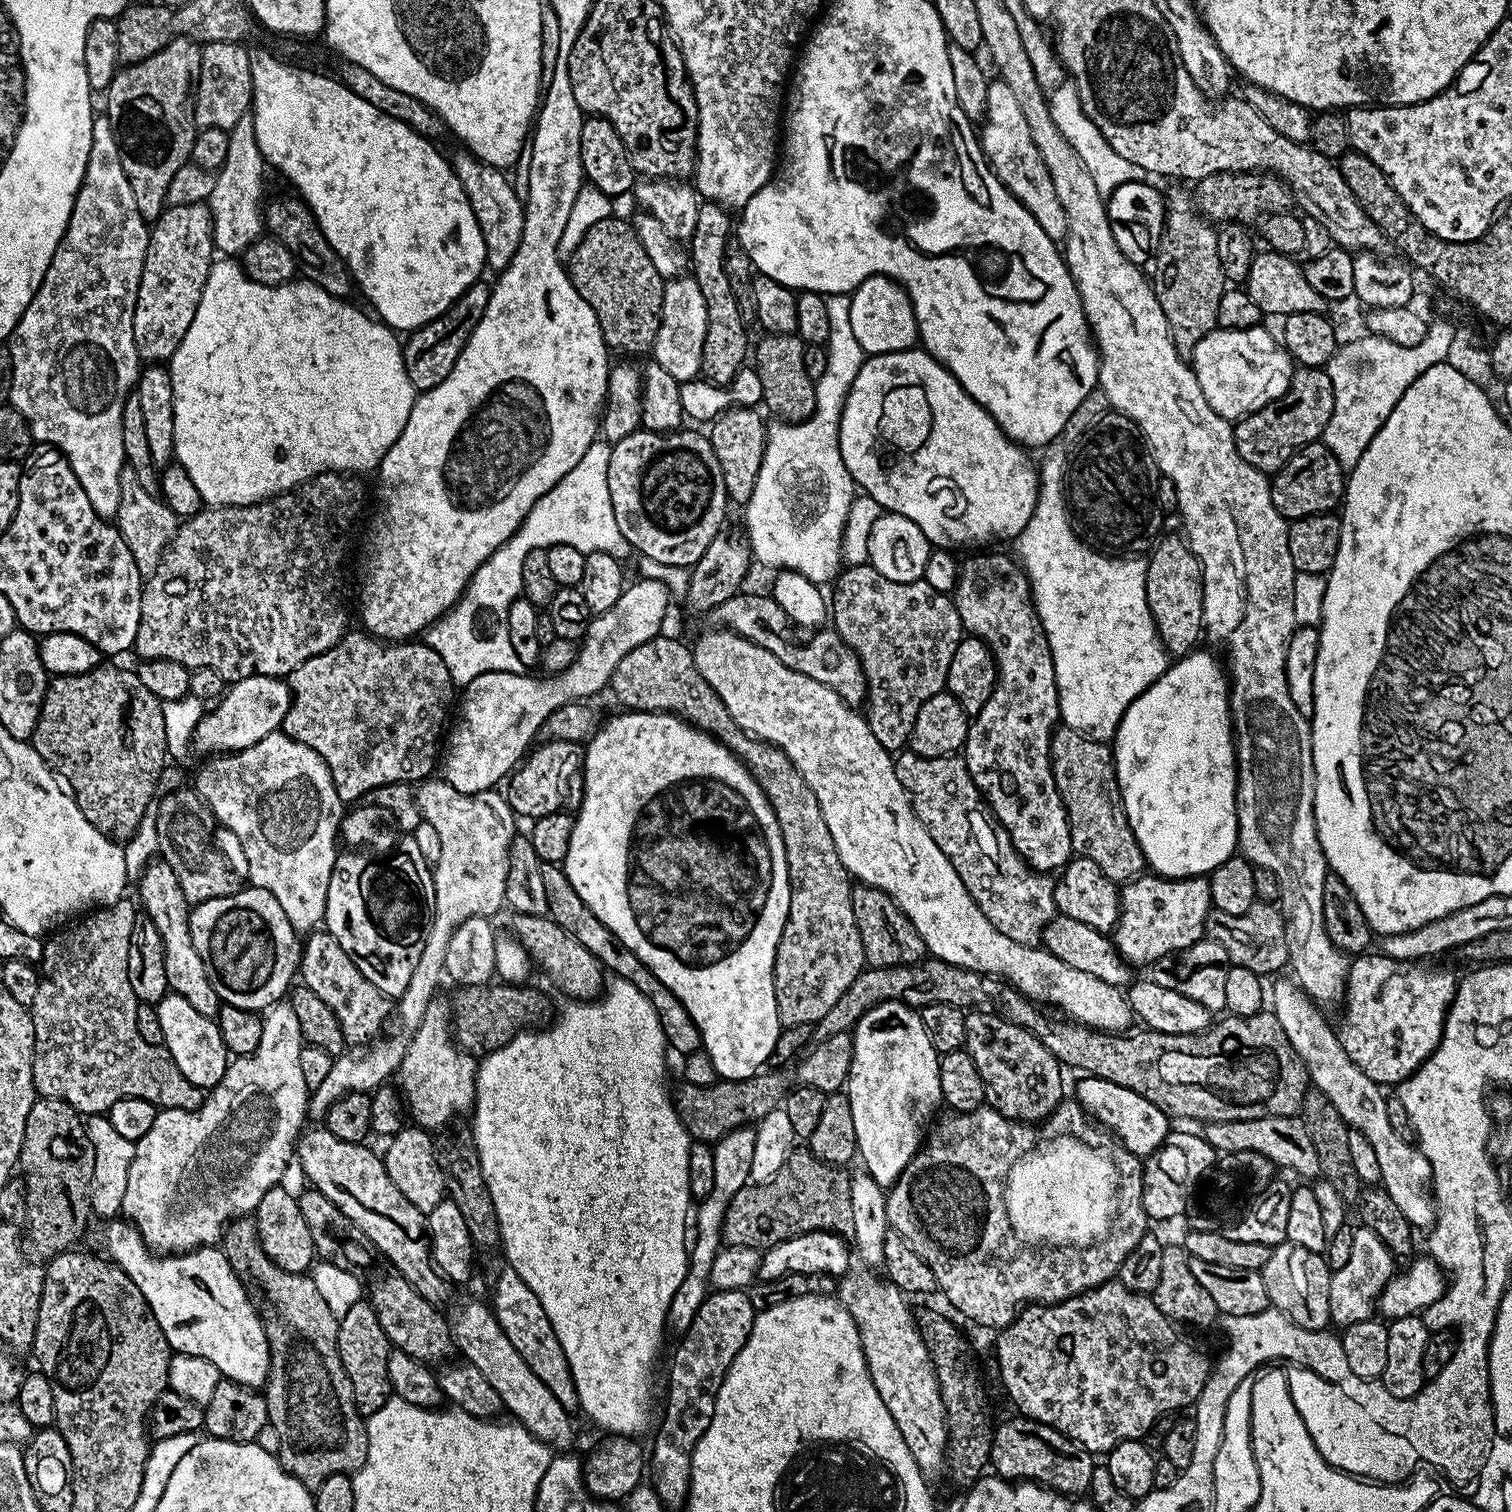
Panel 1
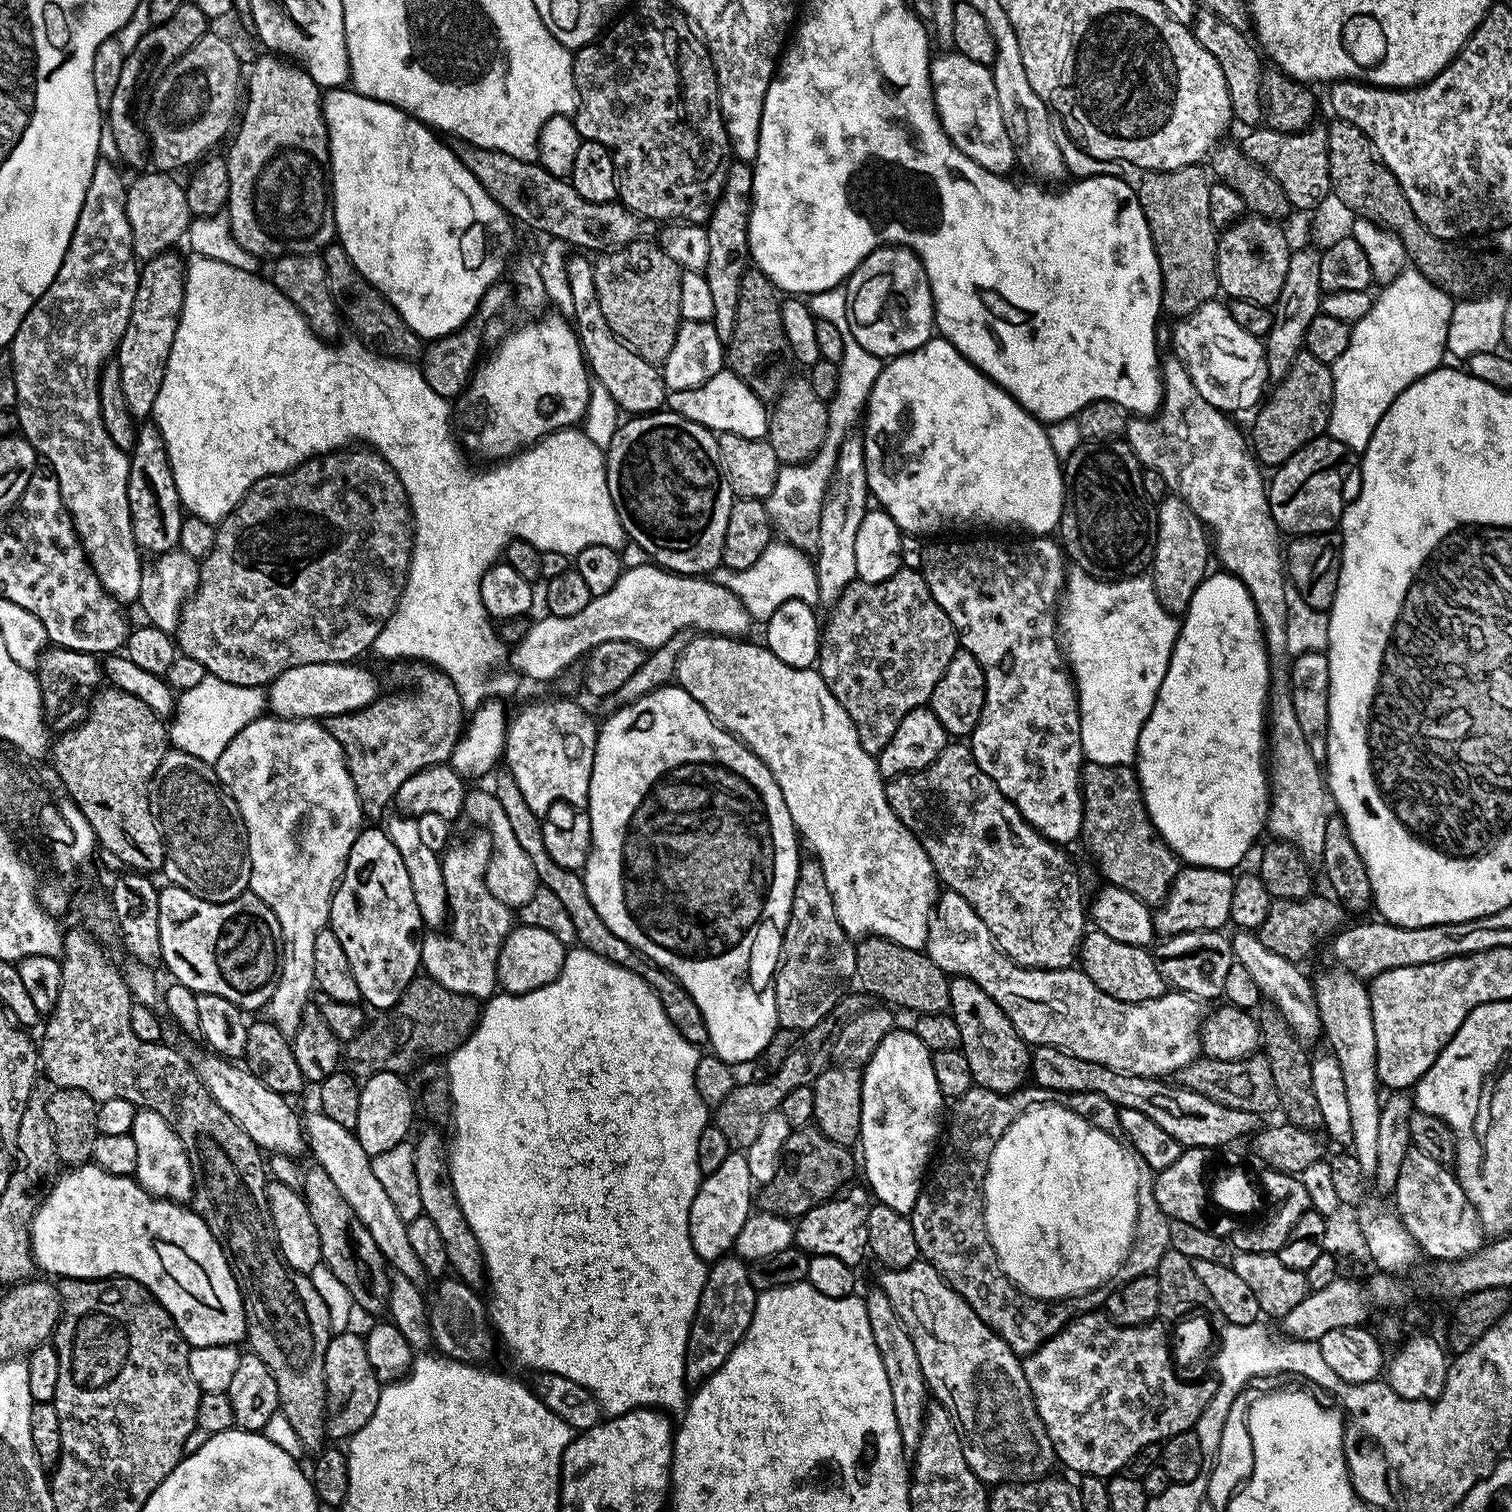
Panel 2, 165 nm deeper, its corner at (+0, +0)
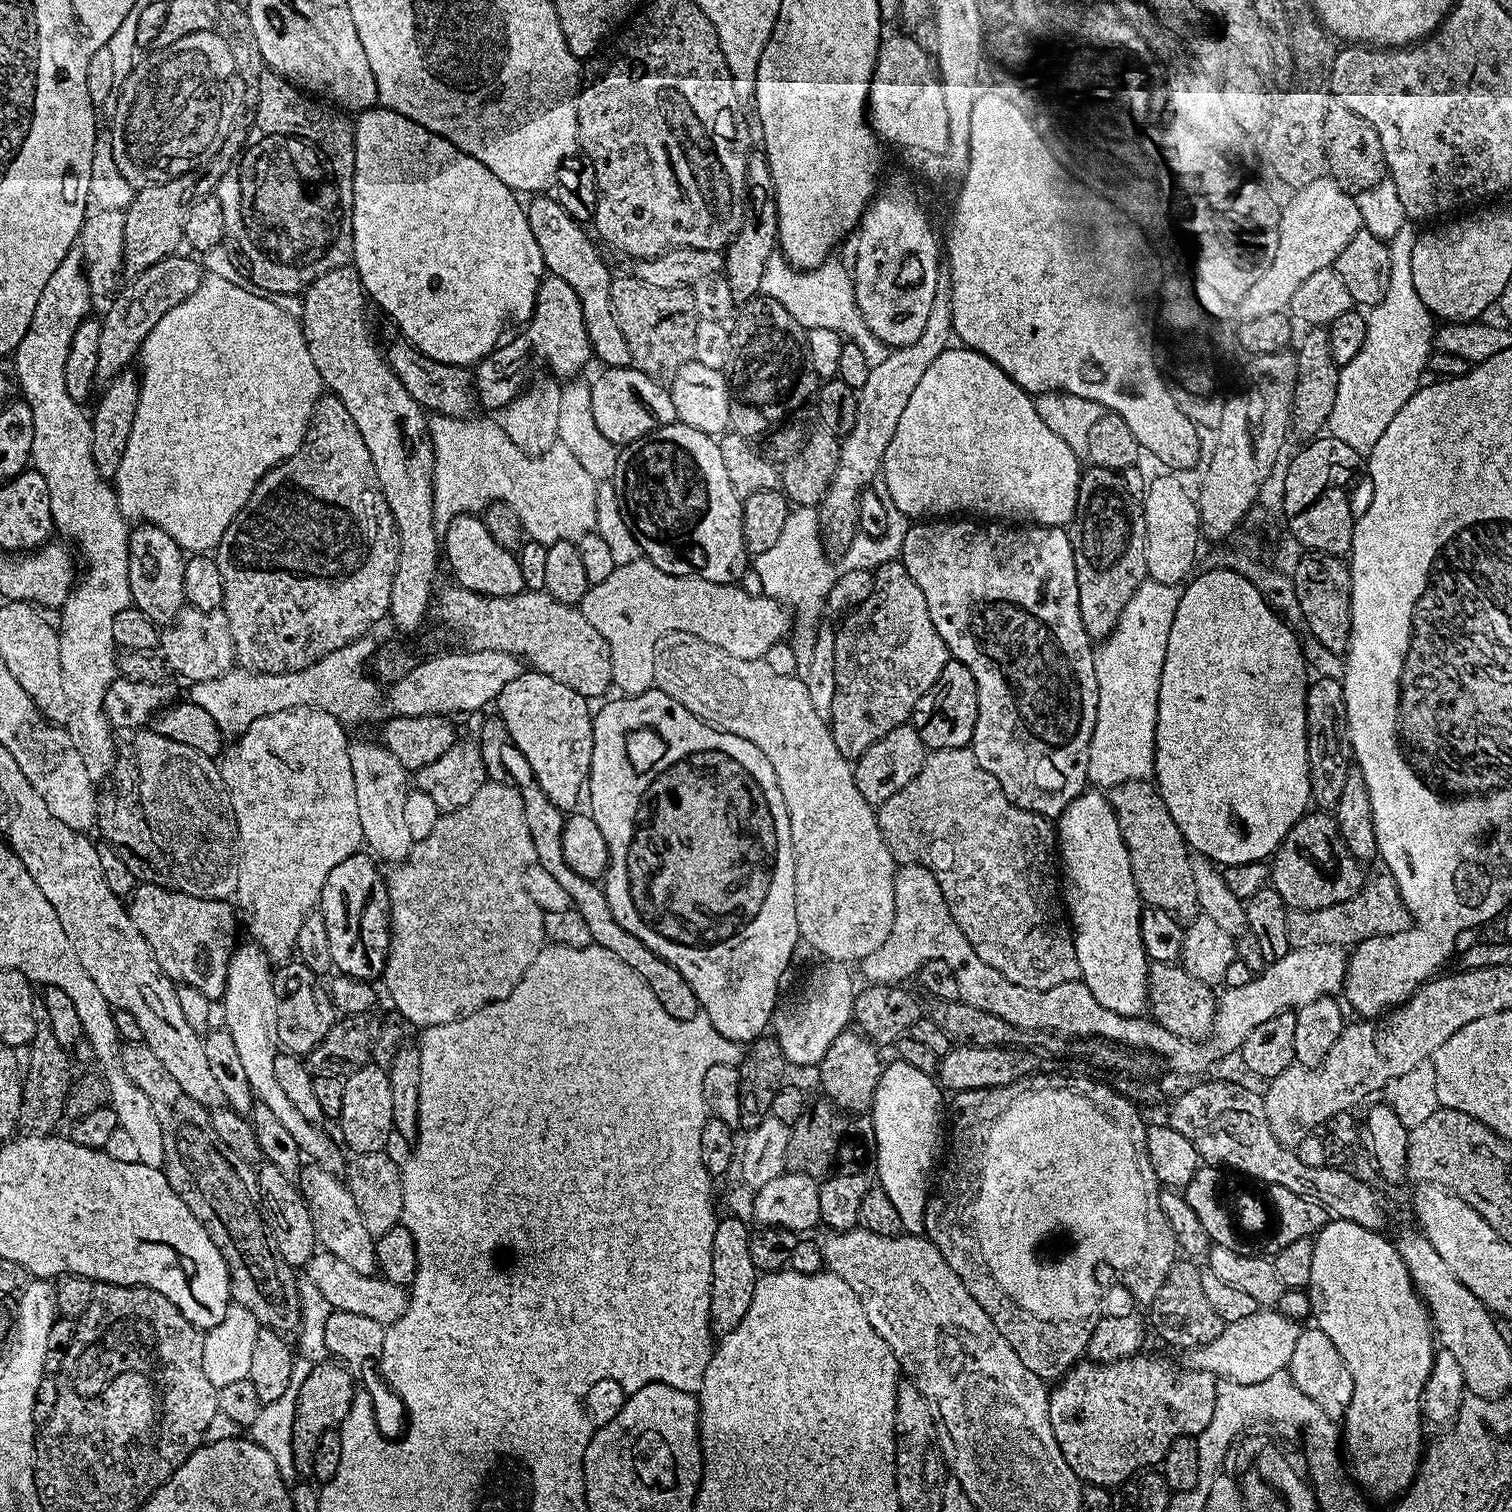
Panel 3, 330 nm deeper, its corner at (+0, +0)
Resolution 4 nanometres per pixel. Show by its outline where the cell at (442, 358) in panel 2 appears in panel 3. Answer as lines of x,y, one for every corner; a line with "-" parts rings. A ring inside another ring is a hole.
545,275
536,291
532,317
523,325
520,340
508,340
496,345
487,356
474,365
474,400
484,408
499,410
524,391
539,368
549,368
556,378
576,378
588,360
593,359
586,322
582,322
582,302
566,281

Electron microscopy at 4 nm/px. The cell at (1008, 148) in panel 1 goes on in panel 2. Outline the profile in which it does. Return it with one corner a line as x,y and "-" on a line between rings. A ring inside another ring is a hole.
948,50
945,56
940,56
931,61
932,98
936,101
936,117
940,119
944,133
950,138
953,148
962,150
966,158
978,162
991,172
1001,174
1011,173
1012,167
1017,167
1018,153
1012,144
1010,134
1006,134
1006,122
1002,122
1002,109
998,107
998,90
994,90
992,69
987,64
970,62
963,54
955,50

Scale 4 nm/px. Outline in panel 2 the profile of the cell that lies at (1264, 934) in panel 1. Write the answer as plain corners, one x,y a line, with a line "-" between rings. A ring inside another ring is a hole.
1313,894
1306,900
1273,899
1270,914
1266,914
1266,922
1258,929
1262,946
1274,950
1274,954
1282,954
1282,958
1295,962
1303,962
1316,948
1318,940
1325,940
1345,927
1346,913
1340,901
1331,895

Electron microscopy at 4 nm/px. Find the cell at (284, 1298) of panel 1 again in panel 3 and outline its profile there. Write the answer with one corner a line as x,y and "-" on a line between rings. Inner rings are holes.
128,1042
120,1049
120,1064
124,1073
150,1098
150,1106
154,1106
154,1115
158,1118
158,1126
162,1126
162,1138
166,1158
164,1159
164,1177
170,1182
174,1194
186,1202
190,1214
198,1218
198,1222
210,1234
214,1246
222,1254
228,1267
228,1283
230,1296
235,1303
240,1304
259,1322
261,1328
269,1328
281,1334
295,1333
300,1327
300,1290
297,1273
278,1254
276,1239
272,1233
269,1221
266,1219
265,1209
262,1207
260,1187
256,1181
257,1169
247,1164
234,1151
218,1138
212,1125
209,1109
194,1102
174,1078
170,1078
170,1070
158,1062
158,1054
150,1050
143,1042

